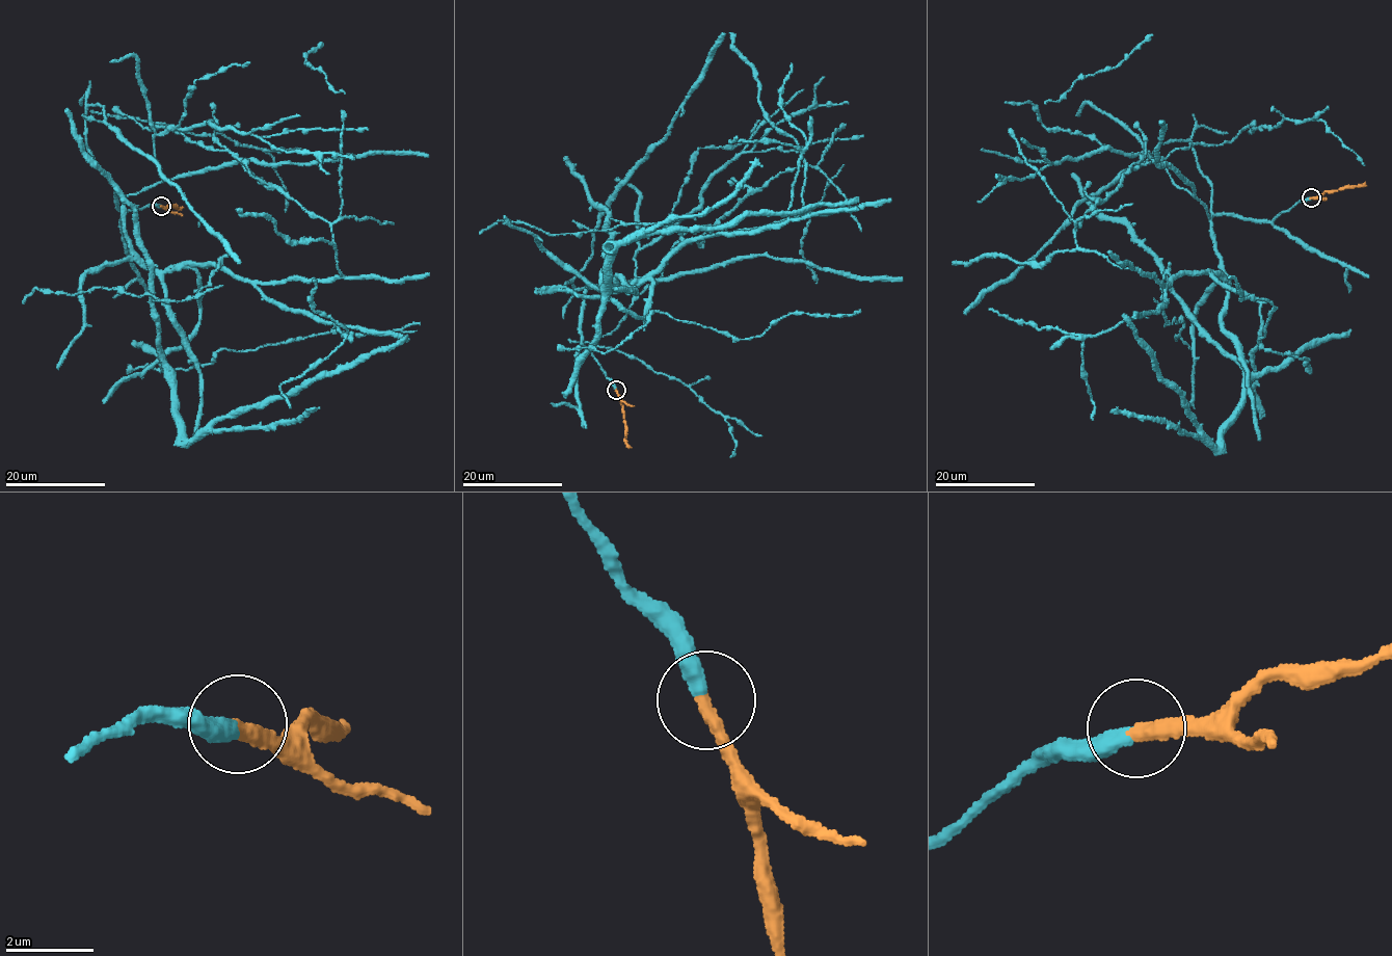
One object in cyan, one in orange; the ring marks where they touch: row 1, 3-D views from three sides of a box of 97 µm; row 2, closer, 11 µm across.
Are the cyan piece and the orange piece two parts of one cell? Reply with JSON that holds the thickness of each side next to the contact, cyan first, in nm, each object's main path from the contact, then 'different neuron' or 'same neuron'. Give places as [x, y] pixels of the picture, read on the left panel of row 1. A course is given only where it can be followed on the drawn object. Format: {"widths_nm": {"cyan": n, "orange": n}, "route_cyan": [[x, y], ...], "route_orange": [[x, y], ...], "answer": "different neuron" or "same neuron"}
{"widths_nm": {"cyan": 400, "orange": 360}, "route_cyan": [[161, 205], [124, 212], [115, 191], [156, 269], [212, 263], [404, 338], [188, 440], [160, 362], [420, 324]], "route_orange": [[161, 205], [183, 207]], "answer": "same neuron"}

